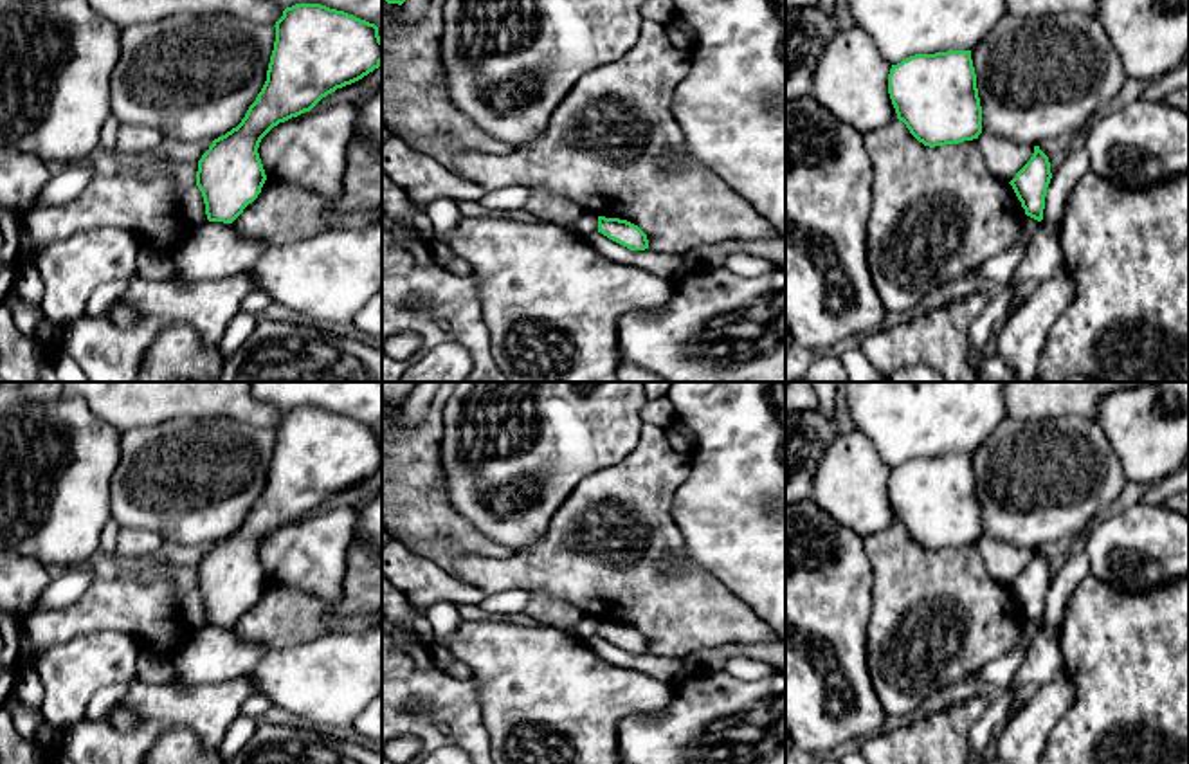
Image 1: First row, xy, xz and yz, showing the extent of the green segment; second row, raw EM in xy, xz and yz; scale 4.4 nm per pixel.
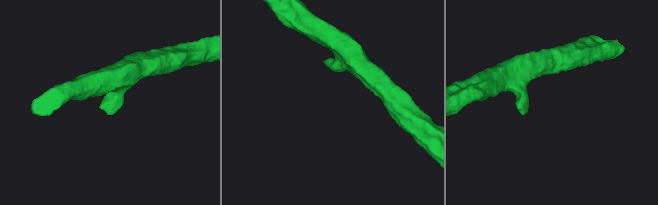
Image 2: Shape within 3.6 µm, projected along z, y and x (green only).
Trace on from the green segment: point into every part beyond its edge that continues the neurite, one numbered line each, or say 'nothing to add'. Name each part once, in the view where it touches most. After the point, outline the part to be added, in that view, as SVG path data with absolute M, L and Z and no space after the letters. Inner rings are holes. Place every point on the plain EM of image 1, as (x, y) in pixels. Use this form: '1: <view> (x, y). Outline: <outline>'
nothing to add

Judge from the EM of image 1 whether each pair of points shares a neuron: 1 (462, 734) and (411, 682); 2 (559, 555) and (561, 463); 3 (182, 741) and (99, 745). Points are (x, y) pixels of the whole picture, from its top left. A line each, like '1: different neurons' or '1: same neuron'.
1: same neuron
2: different neurons
3: different neurons

